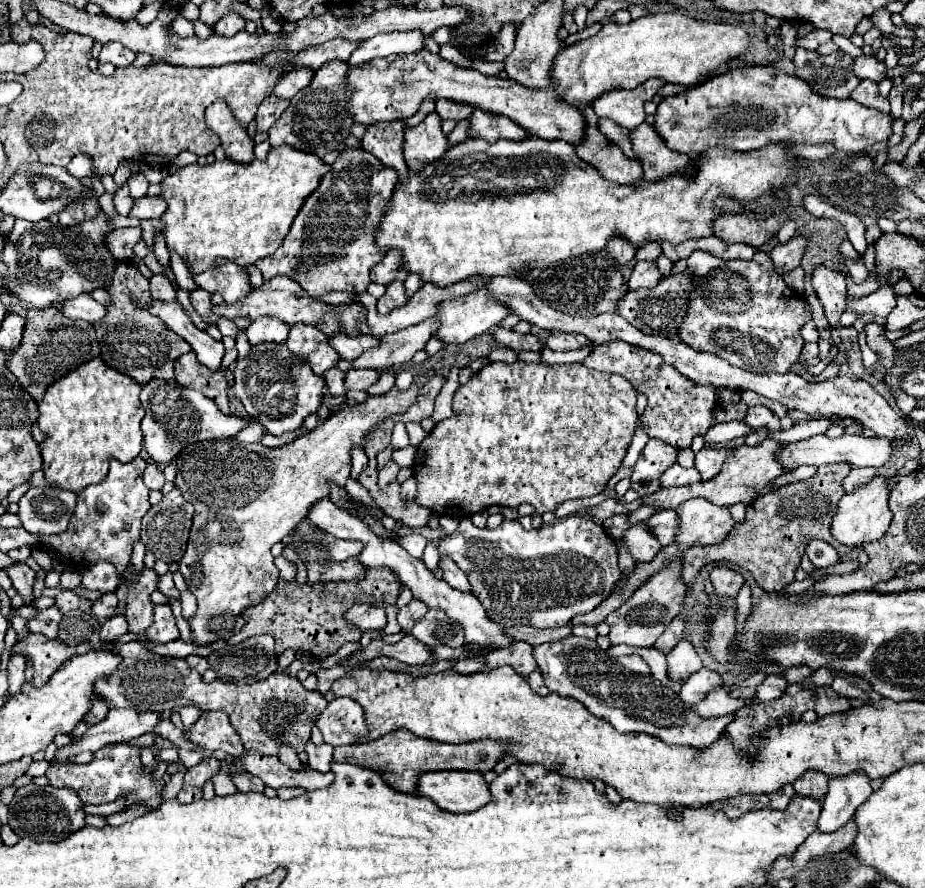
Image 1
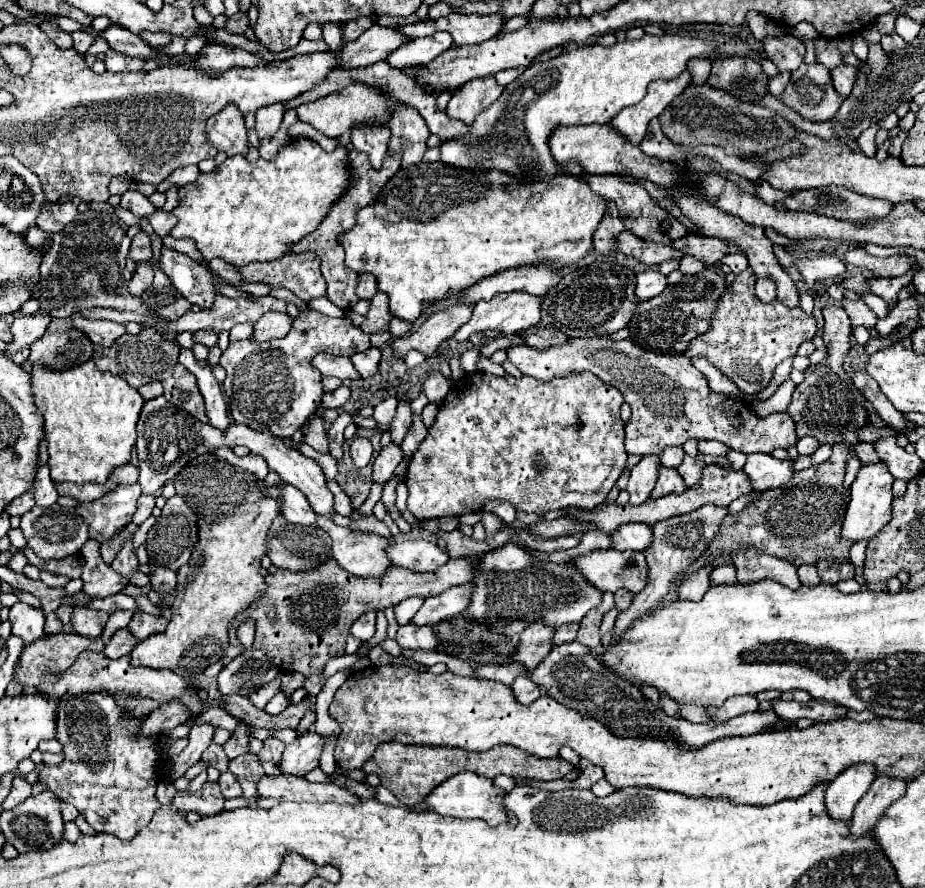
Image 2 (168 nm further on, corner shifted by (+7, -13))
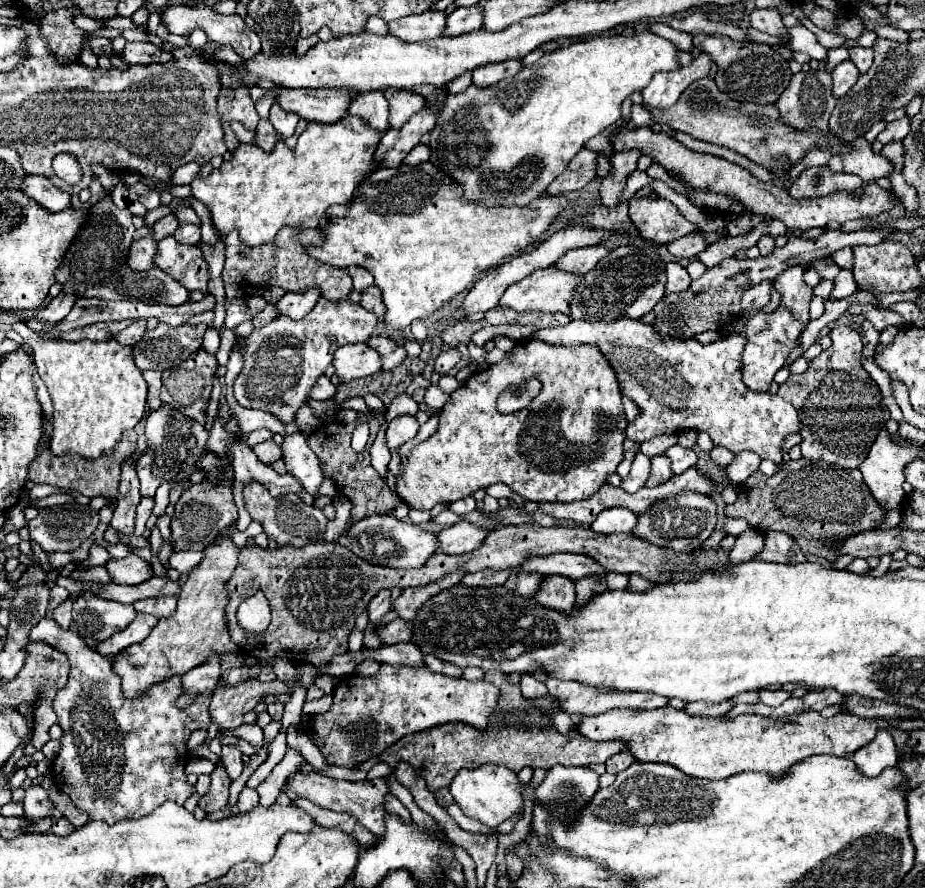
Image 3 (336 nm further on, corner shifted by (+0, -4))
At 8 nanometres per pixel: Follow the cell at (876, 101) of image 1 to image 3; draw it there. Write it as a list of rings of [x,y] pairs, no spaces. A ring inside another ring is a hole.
[[[849,47],[849,61],[859,69],[859,73],[865,73],[873,63],[873,49]]]

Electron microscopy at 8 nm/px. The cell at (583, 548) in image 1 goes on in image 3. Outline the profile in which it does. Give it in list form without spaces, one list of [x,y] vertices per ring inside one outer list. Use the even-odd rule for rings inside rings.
[[[513,571],[511,579],[505,583],[507,587],[511,587],[519,597],[527,597],[533,599],[537,593],[537,583],[541,583],[541,575],[537,573],[525,573],[525,571]]]

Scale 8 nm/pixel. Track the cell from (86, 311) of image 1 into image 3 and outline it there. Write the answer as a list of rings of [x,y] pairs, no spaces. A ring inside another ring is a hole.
[[[139,319],[139,321],[131,323],[127,329],[119,331],[119,333],[115,335],[115,339],[117,339],[119,343],[125,343],[125,345],[135,345],[135,343],[141,341],[141,337],[143,337],[145,331],[147,331],[147,323],[145,323],[143,319]]]

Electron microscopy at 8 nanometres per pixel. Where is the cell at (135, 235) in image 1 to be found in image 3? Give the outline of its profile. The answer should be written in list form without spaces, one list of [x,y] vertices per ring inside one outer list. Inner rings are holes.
[[[169,213],[167,217],[159,219],[159,221],[153,225],[153,231],[155,231],[155,241],[161,241],[163,237],[173,235],[173,233],[177,231],[177,227],[179,227],[179,221],[177,221],[175,213]]]

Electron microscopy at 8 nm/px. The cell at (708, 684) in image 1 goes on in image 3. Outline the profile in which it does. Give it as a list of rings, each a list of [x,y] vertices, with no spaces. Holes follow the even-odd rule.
[[[763,689],[763,691],[759,691],[759,697],[761,697],[761,703],[765,703],[765,705],[769,705],[769,707],[777,707],[777,705],[781,705],[783,701],[787,701],[787,699],[791,697],[791,693],[789,693],[789,691],[783,691],[783,689],[779,689],[779,691]]]

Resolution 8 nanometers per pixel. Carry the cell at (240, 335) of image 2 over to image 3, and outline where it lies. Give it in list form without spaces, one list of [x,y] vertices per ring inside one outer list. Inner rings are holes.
[[[267,305],[261,313],[257,313],[257,315],[255,315],[253,325],[255,325],[255,327],[263,327],[263,325],[267,325],[269,321],[273,321],[275,317],[277,317],[277,313],[273,311],[273,307],[271,307],[271,305]]]

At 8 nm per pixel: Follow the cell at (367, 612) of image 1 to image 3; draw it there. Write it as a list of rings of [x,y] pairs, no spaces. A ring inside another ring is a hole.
[[[379,591],[373,599],[371,599],[371,603],[369,603],[369,607],[367,607],[367,611],[369,611],[369,621],[371,623],[377,623],[387,611],[391,609],[391,591]]]

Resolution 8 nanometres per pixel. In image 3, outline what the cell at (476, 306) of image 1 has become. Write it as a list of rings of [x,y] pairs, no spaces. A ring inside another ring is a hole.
[[[547,267],[529,275],[521,283],[515,283],[505,291],[499,305],[515,311],[545,311],[545,313],[569,313],[571,297],[581,283],[579,273],[567,273],[559,267]]]

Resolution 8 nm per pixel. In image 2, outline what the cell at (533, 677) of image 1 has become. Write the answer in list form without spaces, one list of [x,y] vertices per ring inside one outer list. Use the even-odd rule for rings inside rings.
[[[518,676],[512,684],[512,692],[520,704],[532,704],[534,700],[540,698],[538,686],[528,676]]]

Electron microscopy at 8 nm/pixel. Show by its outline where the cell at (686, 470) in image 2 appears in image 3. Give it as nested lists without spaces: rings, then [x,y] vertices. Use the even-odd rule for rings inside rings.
[[[679,445],[671,447],[669,451],[665,451],[665,455],[671,459],[671,471],[673,471],[675,475],[683,473],[685,469],[689,469],[689,467],[693,467],[693,465],[697,463],[695,451],[693,451],[693,449],[683,449],[683,447],[679,447]]]

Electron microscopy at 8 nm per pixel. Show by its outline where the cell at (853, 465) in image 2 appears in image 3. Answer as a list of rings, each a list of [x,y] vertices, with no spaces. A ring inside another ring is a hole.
[[[851,325],[831,329],[833,345],[809,363],[803,375],[791,375],[777,395],[789,401],[801,421],[801,451],[807,459],[821,459],[845,469],[857,469],[867,457],[877,433],[889,419],[889,409],[883,405],[883,395],[877,383],[861,367],[861,335]]]

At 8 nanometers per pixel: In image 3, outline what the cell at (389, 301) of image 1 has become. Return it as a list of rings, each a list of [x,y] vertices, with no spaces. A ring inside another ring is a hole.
[[[373,285],[373,287],[367,287],[363,293],[361,293],[361,307],[373,311],[379,319],[385,315],[385,305],[381,303],[381,291]]]

